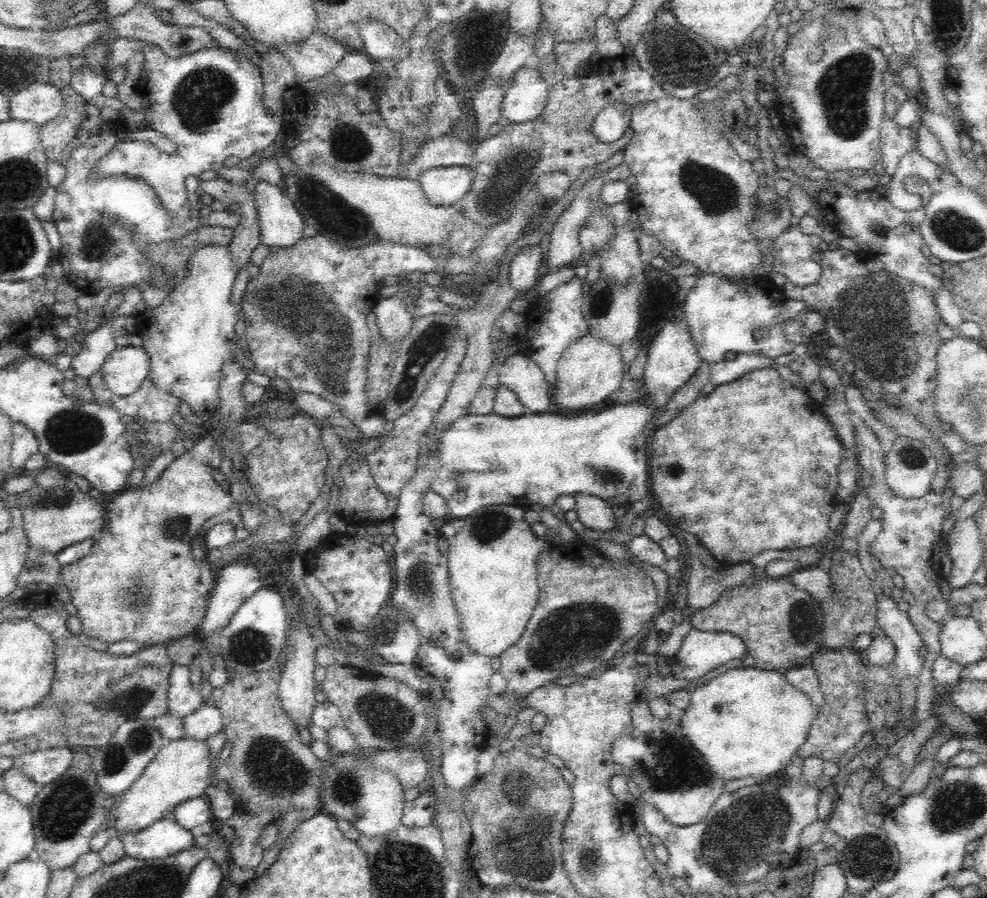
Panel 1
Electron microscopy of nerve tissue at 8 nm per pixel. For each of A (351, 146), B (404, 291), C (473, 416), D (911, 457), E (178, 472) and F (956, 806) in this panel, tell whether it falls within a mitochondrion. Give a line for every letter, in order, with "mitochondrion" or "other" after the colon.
A: mitochondrion
B: other
C: other
D: mitochondrion
E: other
F: mitochondrion

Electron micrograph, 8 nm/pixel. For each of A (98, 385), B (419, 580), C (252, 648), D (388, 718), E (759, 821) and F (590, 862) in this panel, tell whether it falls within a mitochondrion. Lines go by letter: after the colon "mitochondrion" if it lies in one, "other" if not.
A: other
B: mitochondrion
C: mitochondrion
D: mitochondrion
E: mitochondrion
F: mitochondrion

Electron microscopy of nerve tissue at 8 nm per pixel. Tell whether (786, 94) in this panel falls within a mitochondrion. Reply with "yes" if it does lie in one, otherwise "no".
no

